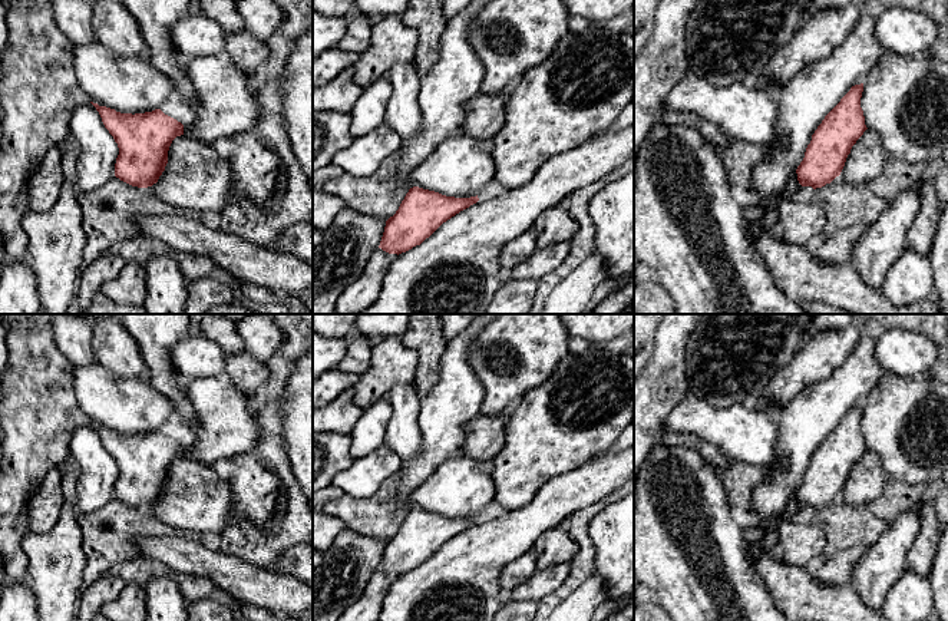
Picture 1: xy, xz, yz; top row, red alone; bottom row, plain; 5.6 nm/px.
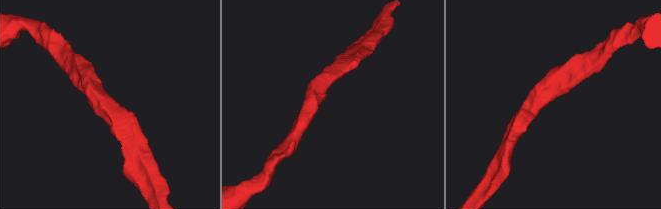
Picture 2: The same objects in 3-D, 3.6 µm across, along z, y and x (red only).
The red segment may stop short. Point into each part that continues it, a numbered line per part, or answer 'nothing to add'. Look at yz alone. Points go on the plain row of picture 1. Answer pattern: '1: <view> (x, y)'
nothing to add

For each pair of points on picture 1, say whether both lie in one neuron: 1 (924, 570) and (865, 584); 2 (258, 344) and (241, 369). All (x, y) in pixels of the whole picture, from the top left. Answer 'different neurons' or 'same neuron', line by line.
1: different neurons
2: different neurons

